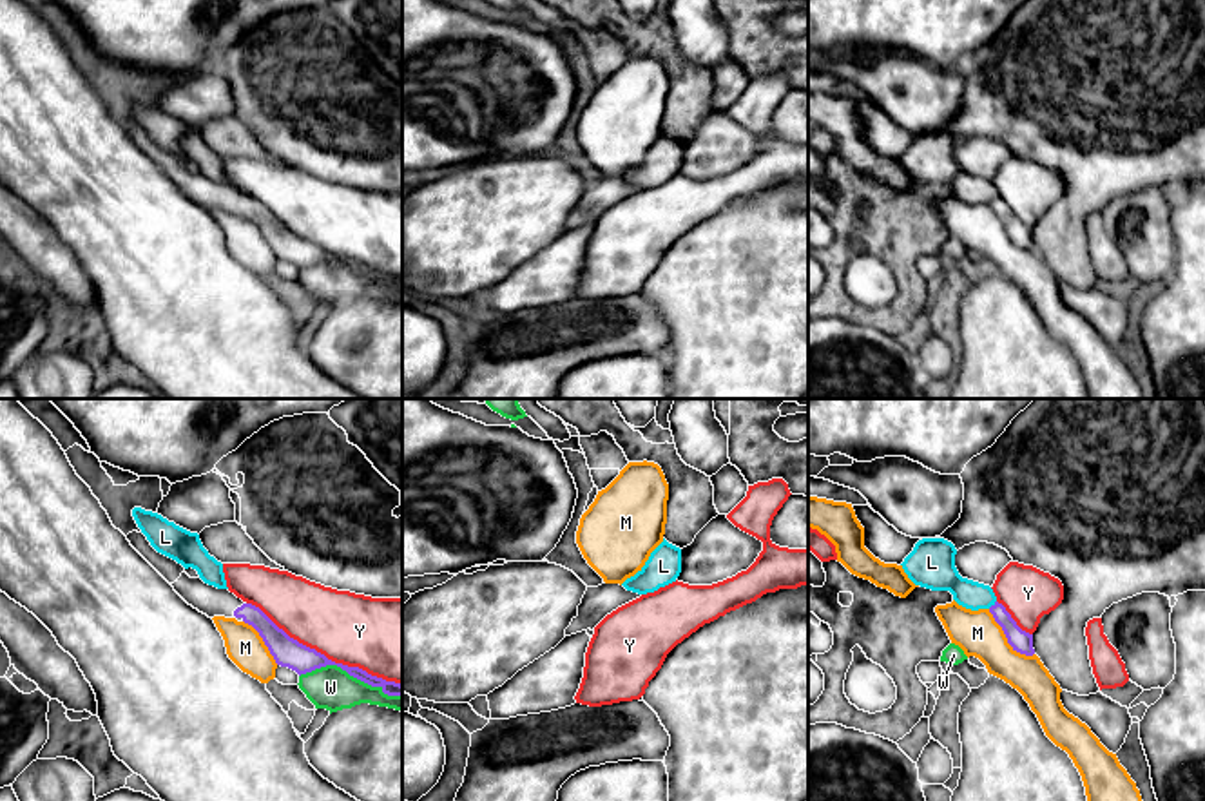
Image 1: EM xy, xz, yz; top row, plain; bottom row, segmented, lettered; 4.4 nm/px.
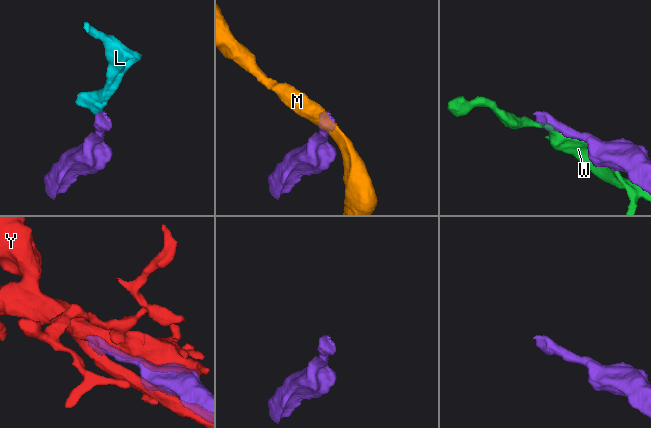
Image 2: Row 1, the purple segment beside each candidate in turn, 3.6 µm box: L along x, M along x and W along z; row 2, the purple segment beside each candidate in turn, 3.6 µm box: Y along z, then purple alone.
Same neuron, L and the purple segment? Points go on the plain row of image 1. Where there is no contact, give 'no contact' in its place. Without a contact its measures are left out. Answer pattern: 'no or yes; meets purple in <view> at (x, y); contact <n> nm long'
no; meets purple in yz at (992, 200); contact 50 nm long

